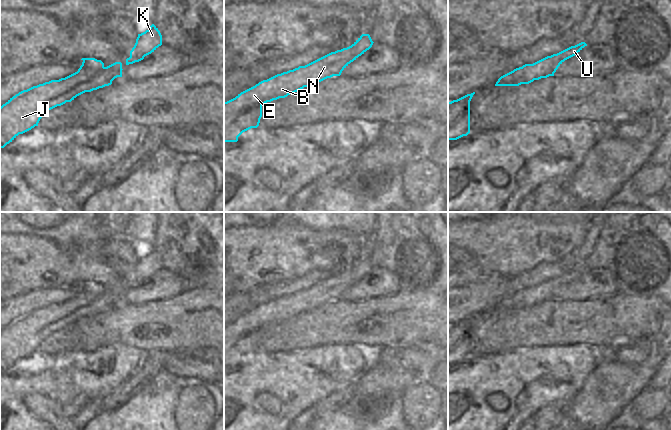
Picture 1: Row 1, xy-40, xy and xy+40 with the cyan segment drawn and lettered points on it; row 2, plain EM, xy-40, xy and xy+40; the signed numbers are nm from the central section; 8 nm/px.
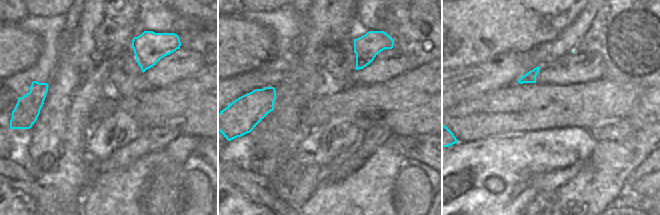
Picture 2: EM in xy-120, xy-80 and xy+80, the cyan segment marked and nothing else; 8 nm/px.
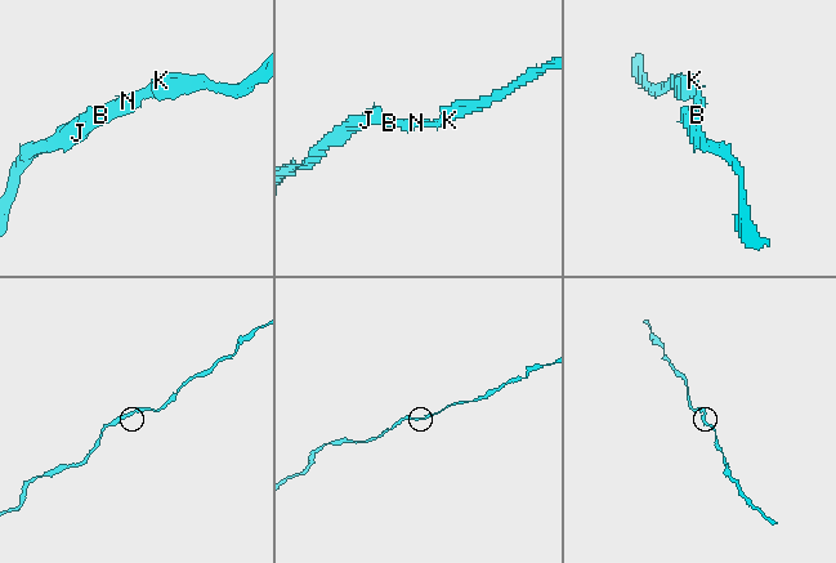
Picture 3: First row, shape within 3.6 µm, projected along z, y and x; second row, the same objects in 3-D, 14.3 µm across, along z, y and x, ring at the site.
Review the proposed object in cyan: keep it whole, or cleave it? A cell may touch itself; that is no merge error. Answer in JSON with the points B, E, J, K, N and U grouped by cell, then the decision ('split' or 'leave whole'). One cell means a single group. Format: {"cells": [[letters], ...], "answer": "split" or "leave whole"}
{"cells": [["B", "E", "J", "K", "N", "U"]], "answer": "leave whole"}

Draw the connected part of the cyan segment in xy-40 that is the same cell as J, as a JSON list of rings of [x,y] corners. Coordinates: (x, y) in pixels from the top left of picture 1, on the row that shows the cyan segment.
[[[82,58],[82,65],[77,72],[59,80],[51,80],[27,90],[23,90],[10,98],[0,107],[0,148],[4,148],[19,134],[23,134],[35,126],[40,119],[51,109],[71,102],[77,96],[109,86],[117,77],[122,77],[122,63],[115,62],[107,67],[101,60]]]

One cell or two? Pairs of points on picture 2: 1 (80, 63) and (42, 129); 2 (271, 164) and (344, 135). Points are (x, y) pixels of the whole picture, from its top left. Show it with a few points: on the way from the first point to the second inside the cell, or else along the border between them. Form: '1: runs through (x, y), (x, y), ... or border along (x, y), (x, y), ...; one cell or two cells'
1: runs through (77, 79), (76, 87), (69, 102), (58, 113); one cell
2: border along (307, 136), (300, 142), (292, 155); two cells

